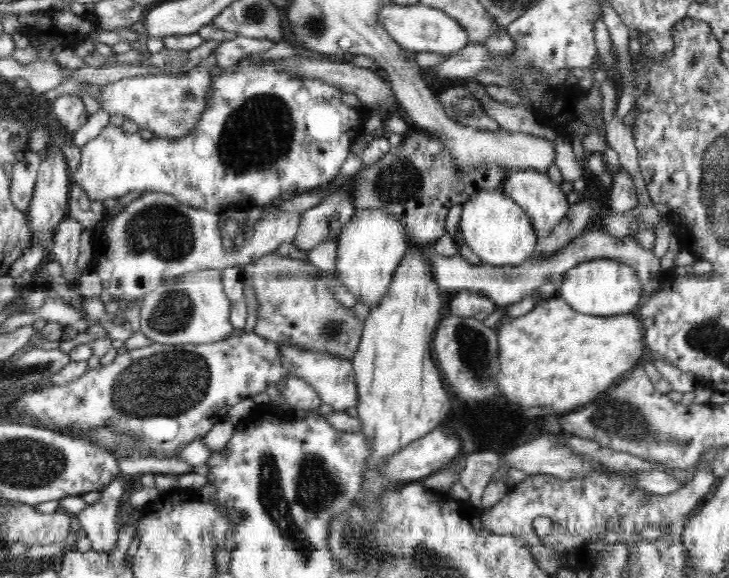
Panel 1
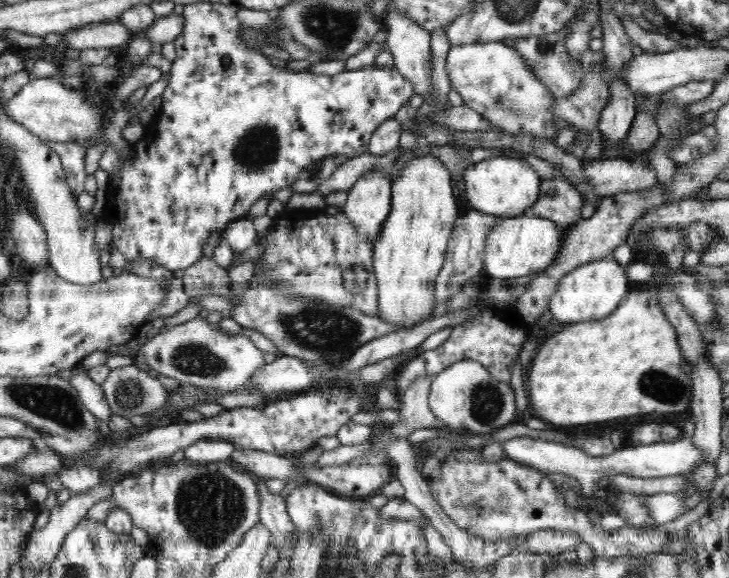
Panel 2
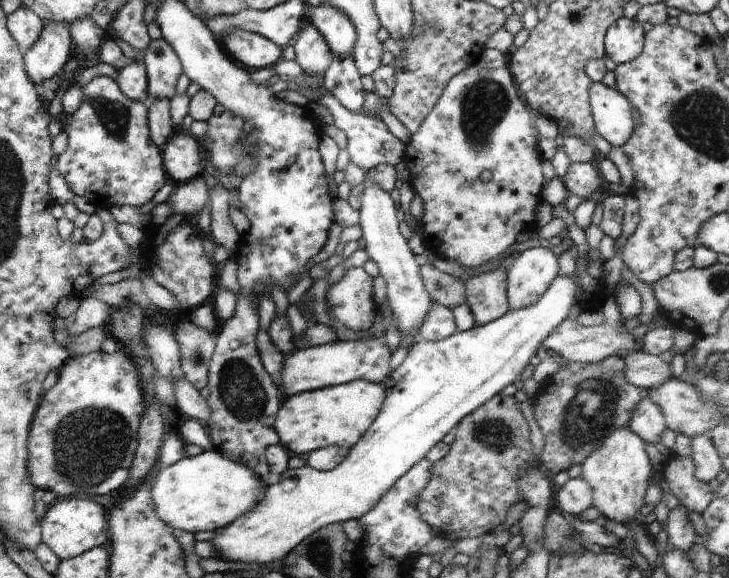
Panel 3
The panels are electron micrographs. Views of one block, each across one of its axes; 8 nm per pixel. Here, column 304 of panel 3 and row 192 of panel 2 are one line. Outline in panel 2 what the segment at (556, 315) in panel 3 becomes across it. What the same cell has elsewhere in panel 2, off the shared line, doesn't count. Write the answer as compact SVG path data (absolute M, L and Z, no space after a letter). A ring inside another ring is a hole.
M506 156L471 164L463 172L467 204L484 214L506 218L524 215L538 200L541 178L524 159Z

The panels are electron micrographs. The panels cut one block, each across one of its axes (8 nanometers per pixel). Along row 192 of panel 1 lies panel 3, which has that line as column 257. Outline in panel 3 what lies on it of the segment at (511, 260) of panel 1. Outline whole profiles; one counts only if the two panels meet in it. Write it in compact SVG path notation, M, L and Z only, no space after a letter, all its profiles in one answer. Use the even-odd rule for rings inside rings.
M212 450L184 457L153 474L151 493L157 515L172 528L193 534L201 530L214 532L226 528L256 507L266 490L263 482L245 464Z

